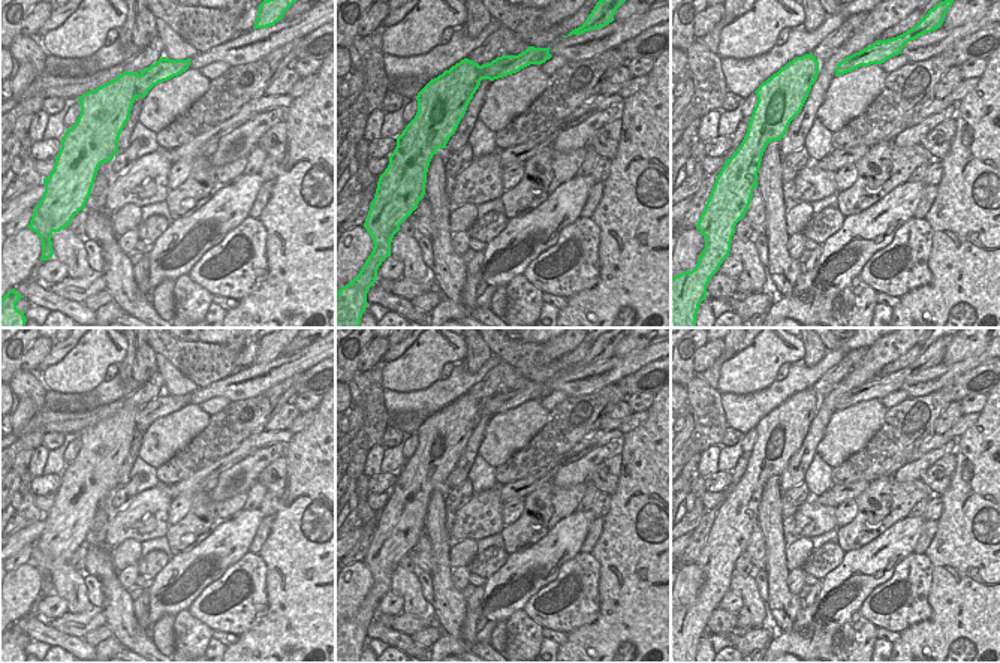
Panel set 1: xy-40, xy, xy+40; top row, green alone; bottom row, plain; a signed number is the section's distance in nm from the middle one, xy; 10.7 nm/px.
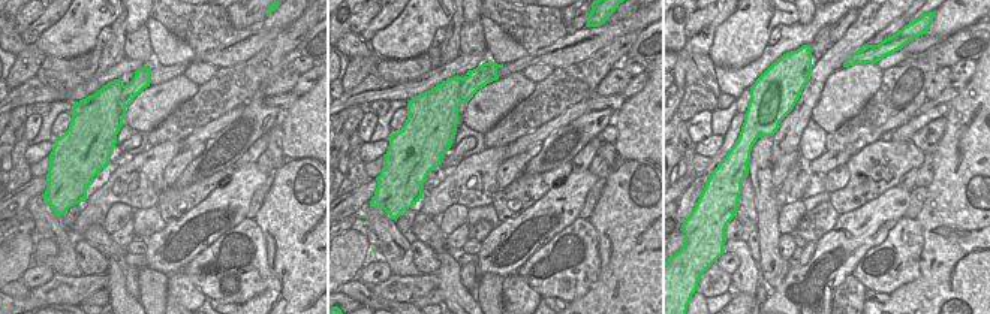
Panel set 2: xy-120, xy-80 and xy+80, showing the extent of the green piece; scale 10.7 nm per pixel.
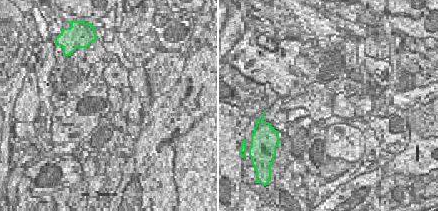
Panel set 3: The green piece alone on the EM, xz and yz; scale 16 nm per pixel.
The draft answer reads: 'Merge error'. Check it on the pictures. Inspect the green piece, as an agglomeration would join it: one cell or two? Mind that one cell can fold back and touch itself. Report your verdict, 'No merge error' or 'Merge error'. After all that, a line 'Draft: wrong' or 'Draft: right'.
Merge error.
Draft: right

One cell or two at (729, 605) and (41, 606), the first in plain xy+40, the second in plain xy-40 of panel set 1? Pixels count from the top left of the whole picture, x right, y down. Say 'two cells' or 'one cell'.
one cell

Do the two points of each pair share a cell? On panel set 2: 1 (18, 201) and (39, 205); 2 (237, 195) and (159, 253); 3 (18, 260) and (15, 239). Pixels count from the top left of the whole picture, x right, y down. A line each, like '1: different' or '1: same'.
1: different
2: same
3: same

